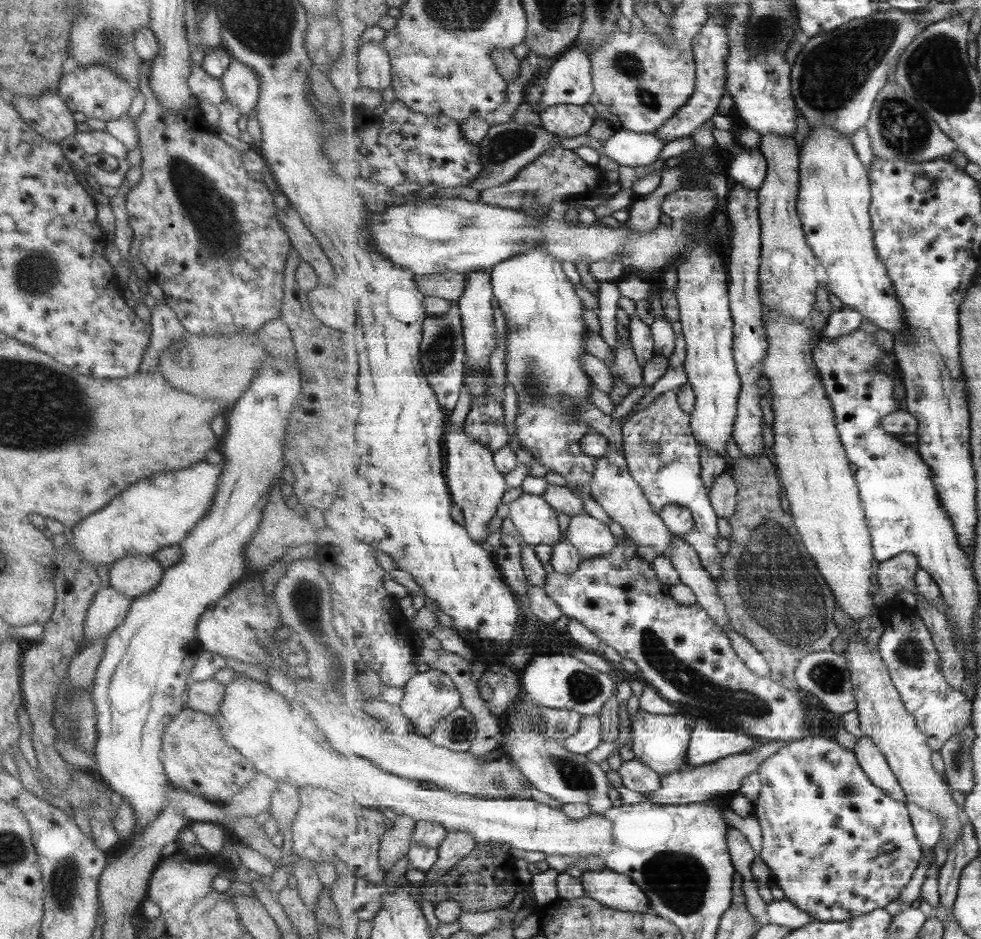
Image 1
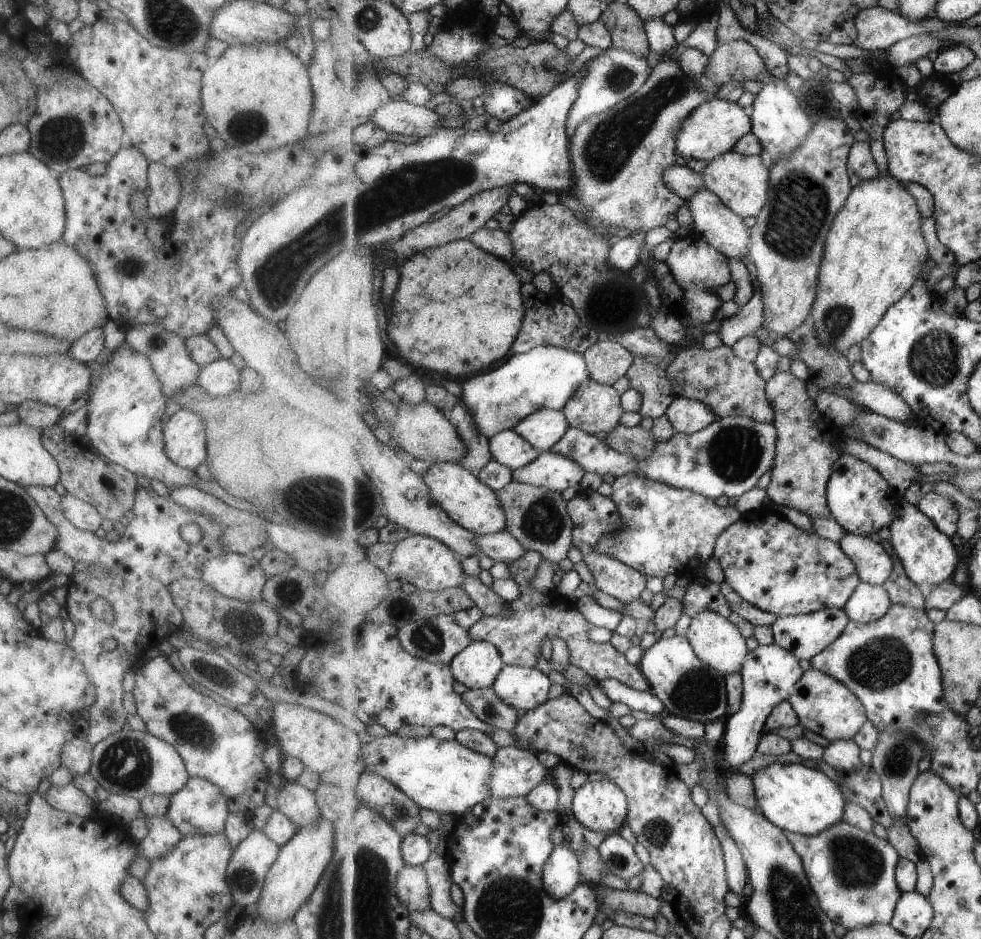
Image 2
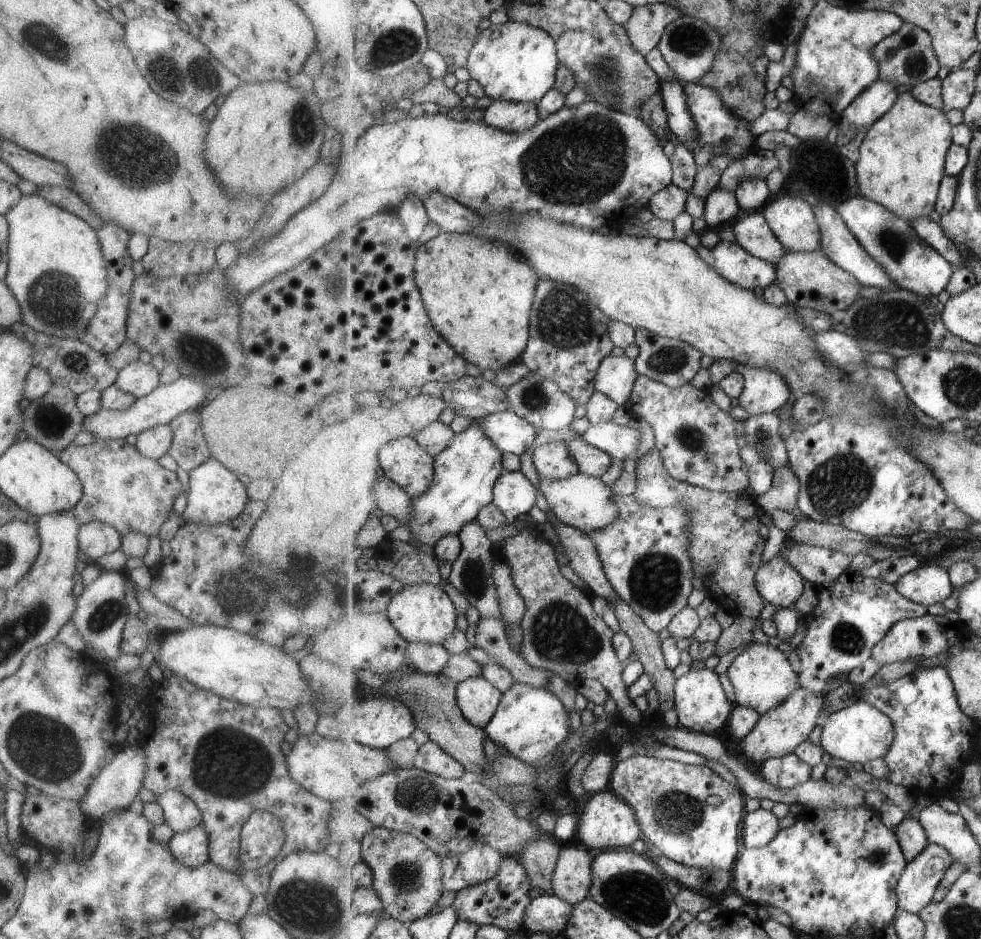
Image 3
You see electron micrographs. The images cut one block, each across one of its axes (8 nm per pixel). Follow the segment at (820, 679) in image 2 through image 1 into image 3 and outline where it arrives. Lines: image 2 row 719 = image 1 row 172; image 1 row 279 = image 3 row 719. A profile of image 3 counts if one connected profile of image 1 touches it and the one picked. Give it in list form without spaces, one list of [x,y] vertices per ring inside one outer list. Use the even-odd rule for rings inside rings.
[[[862,699],[831,713],[822,722],[821,744],[831,757],[847,762],[865,764],[869,760],[889,754],[889,748],[896,737],[896,727],[888,714],[877,710],[876,706]]]

